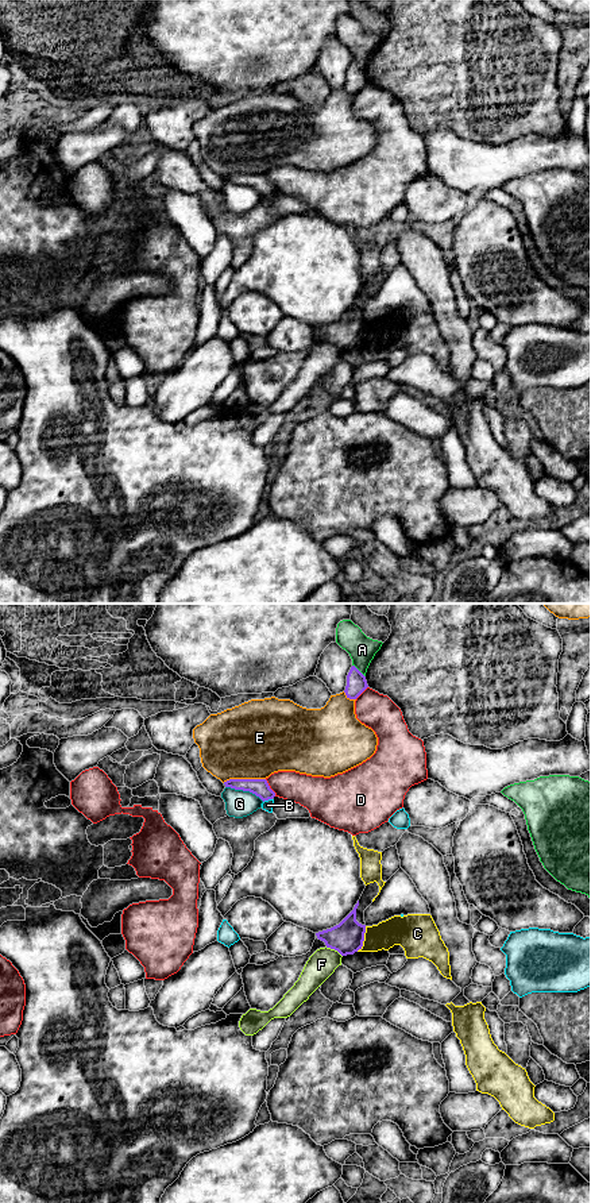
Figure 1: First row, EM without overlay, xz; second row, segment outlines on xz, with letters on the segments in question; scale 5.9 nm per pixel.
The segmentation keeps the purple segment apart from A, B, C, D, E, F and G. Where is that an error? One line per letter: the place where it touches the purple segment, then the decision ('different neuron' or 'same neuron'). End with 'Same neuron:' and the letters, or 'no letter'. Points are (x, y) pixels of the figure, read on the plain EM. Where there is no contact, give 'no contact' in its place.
A: meets purple in xz at (359, 66); different neuron
B: meets purple in xz at (267, 195); different neuron
C: meets purple in xz at (363, 334); different neuron
D: meets purple in xz at (269, 182); different neuron
E: meets purple in xz at (243, 174); different neuron
F: meets purple in xz at (333, 343); different neuron
G: meets purple in xz at (244, 185); different neuron
Same neuron: no letter

